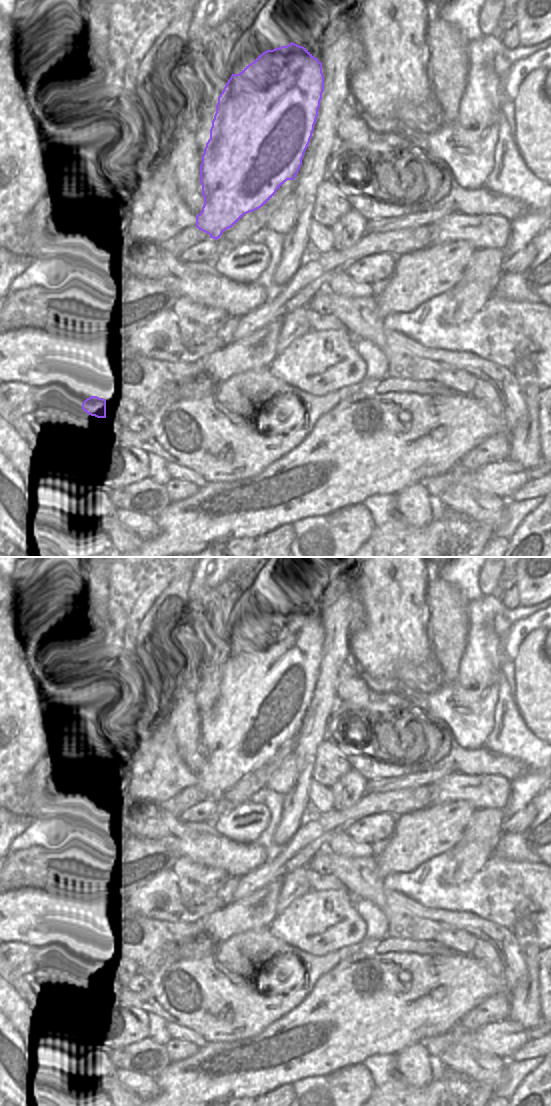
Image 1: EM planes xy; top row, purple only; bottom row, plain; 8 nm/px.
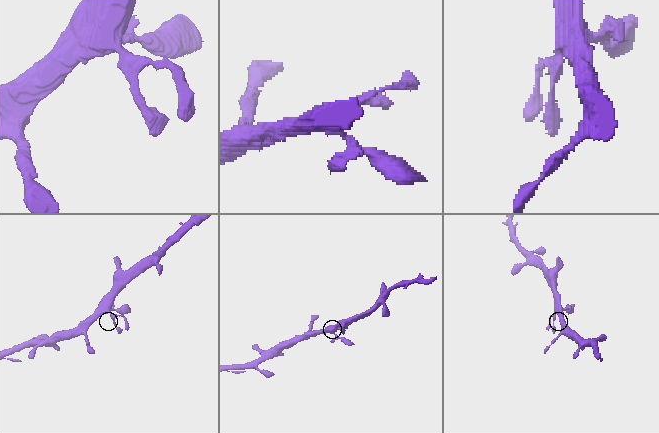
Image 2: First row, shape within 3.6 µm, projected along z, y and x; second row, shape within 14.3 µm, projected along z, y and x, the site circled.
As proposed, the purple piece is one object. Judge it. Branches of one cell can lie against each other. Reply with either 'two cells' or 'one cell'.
one cell

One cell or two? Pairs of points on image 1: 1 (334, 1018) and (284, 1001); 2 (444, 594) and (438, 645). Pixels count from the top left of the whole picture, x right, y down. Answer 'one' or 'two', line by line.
1: two
2: one

